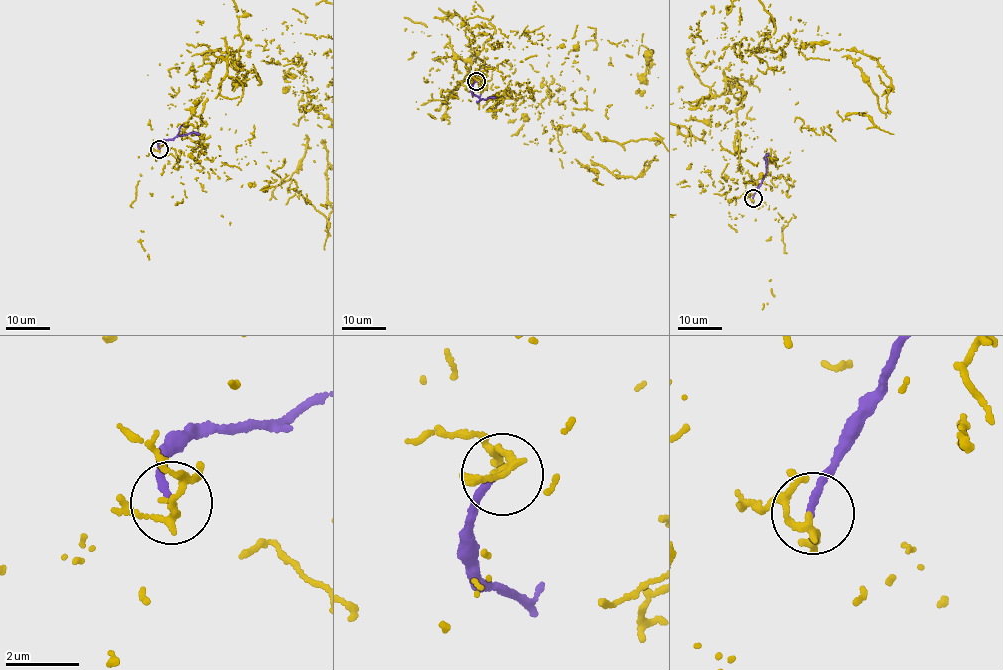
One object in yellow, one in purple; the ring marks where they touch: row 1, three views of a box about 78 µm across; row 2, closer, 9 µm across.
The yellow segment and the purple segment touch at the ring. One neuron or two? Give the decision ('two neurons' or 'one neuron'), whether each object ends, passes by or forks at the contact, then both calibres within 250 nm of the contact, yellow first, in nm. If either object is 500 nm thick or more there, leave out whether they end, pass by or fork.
two neurons | yellow passes by | purple ends | 160/180 nm

